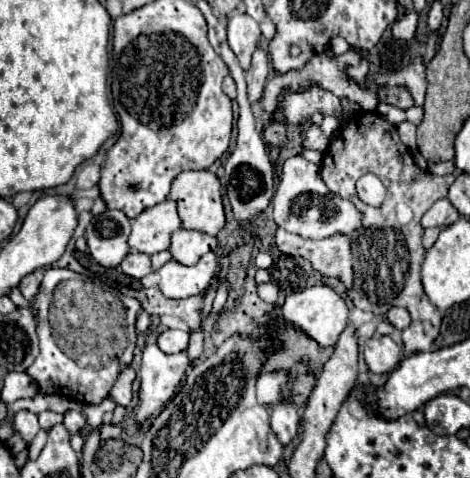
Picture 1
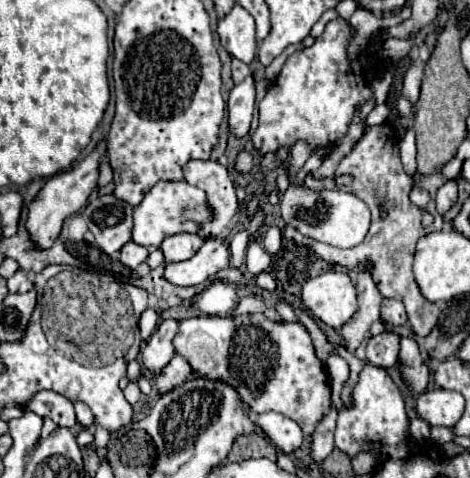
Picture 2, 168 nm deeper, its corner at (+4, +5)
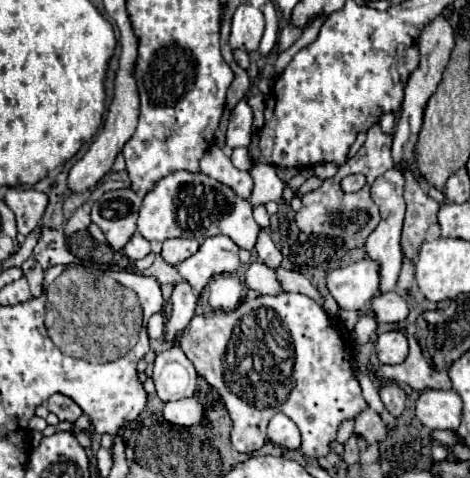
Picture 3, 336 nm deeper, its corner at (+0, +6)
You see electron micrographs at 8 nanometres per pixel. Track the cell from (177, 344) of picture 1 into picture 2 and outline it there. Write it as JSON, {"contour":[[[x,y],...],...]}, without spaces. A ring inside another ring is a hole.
{"contour":[[[263,314],[241,318],[199,316],[179,322],[173,346],[201,376],[231,382],[253,412],[281,412],[295,420],[307,436],[329,410],[327,374],[313,352],[307,328],[301,324],[273,324]]]}

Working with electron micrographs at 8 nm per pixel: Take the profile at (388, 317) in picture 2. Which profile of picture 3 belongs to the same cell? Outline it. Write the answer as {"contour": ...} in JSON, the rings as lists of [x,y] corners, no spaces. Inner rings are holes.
{"contour":[[[395,291],[379,293],[371,299],[371,309],[379,323],[401,323],[409,315],[409,303]]]}

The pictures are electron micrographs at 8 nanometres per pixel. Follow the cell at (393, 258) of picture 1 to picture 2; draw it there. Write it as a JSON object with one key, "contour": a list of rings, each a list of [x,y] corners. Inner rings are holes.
{"contour":[[[379,124],[379,126],[371,126],[361,138],[359,142],[353,146],[353,150],[339,162],[337,170],[335,170],[335,176],[351,176],[353,182],[349,186],[337,186],[333,178],[315,178],[313,172],[309,172],[305,176],[305,184],[307,188],[311,190],[327,190],[327,188],[341,188],[341,190],[347,190],[351,194],[357,194],[371,210],[371,230],[369,230],[369,236],[355,248],[337,248],[337,246],[331,246],[331,244],[323,244],[323,242],[315,242],[313,238],[305,238],[301,236],[295,228],[291,226],[285,226],[283,228],[283,236],[293,240],[295,244],[303,244],[307,248],[313,250],[313,254],[317,254],[319,258],[323,258],[325,262],[329,264],[337,264],[337,266],[343,266],[347,270],[359,270],[361,264],[367,264],[369,268],[369,274],[373,276],[379,292],[385,296],[385,298],[395,298],[395,300],[401,300],[405,304],[405,310],[407,310],[407,316],[409,316],[409,324],[413,328],[413,332],[417,336],[427,336],[431,332],[431,328],[435,326],[435,322],[438,322],[439,308],[429,302],[421,292],[419,292],[419,286],[413,278],[413,272],[411,272],[411,266],[413,266],[413,254],[415,254],[415,244],[421,236],[429,234],[429,232],[437,232],[443,228],[443,220],[441,216],[435,212],[435,206],[433,206],[433,198],[435,198],[435,192],[447,182],[441,174],[431,174],[431,176],[425,176],[425,174],[413,174],[409,176],[405,170],[403,170],[403,164],[401,164],[401,158],[399,158],[399,138],[395,134],[395,130],[389,126],[389,124]],[[413,186],[419,186],[423,190],[429,192],[431,196],[431,202],[427,204],[425,210],[431,212],[433,216],[433,224],[431,226],[423,226],[421,224],[421,216],[423,216],[423,208],[415,206],[411,200],[409,200],[409,192]],[[381,210],[387,212],[387,218],[381,220]]]}

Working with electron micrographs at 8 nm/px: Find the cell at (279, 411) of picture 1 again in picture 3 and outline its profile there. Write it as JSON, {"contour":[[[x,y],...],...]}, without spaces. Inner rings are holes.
{"contour":[[[277,413],[271,421],[269,421],[269,429],[267,429],[267,435],[269,435],[269,441],[283,447],[283,449],[299,449],[301,445],[301,435],[299,435],[299,429],[297,425],[289,419],[289,417],[283,417],[281,413]]]}

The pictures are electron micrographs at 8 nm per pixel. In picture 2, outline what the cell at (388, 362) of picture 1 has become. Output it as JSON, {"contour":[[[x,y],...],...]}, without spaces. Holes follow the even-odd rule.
{"contour":[[[385,330],[367,344],[367,360],[379,368],[391,368],[399,358],[399,336]]]}

